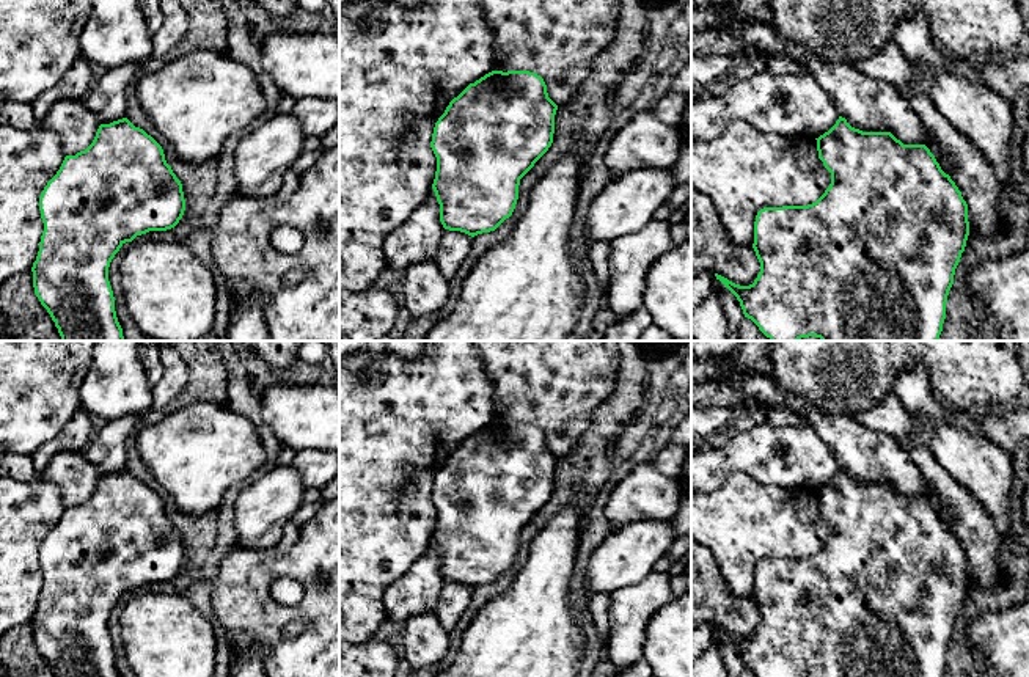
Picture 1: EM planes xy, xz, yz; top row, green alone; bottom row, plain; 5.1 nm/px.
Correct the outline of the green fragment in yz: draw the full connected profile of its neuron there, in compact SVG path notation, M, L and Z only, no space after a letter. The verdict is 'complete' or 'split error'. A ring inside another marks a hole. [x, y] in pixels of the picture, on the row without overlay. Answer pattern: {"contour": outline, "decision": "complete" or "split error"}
{"contour": "M839 468L836 476L817 492L818 510L831 525L831 536L825 545L807 558L764 559L754 573L753 600L760 614L760 624L753 636L740 638L715 625L740 653L745 669L756 677L943 677L946 655L954 636L955 620L969 587L968 556L961 543L946 526L925 496L903 496L891 484L862 484Z", "decision": "complete"}

